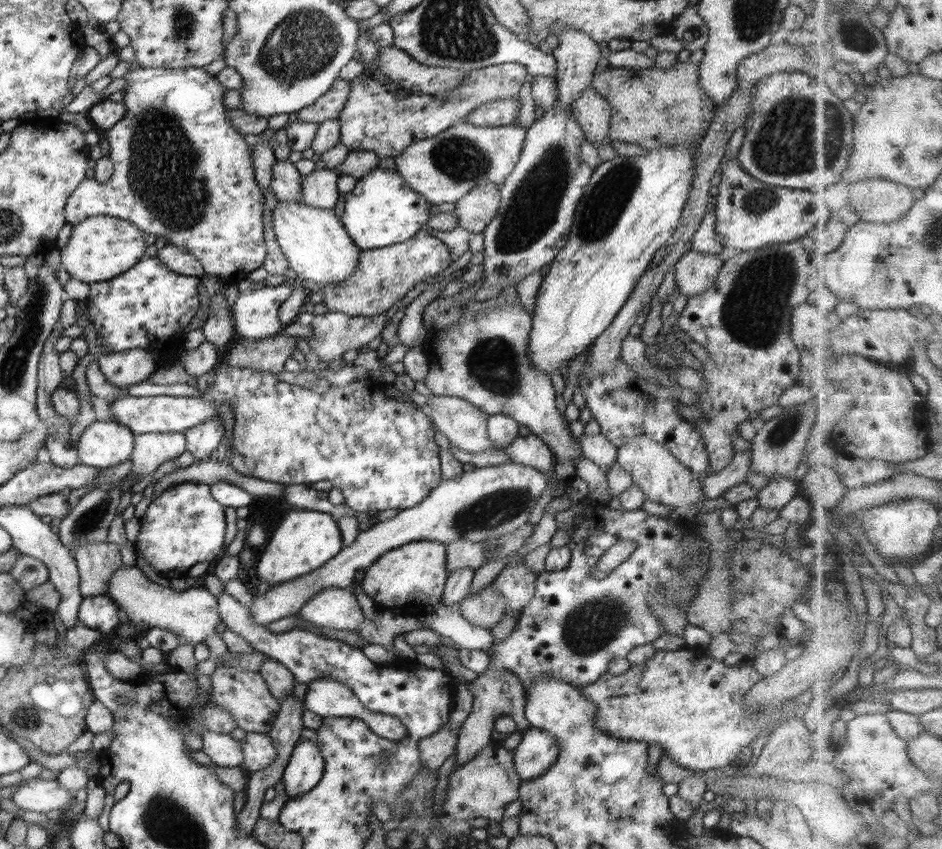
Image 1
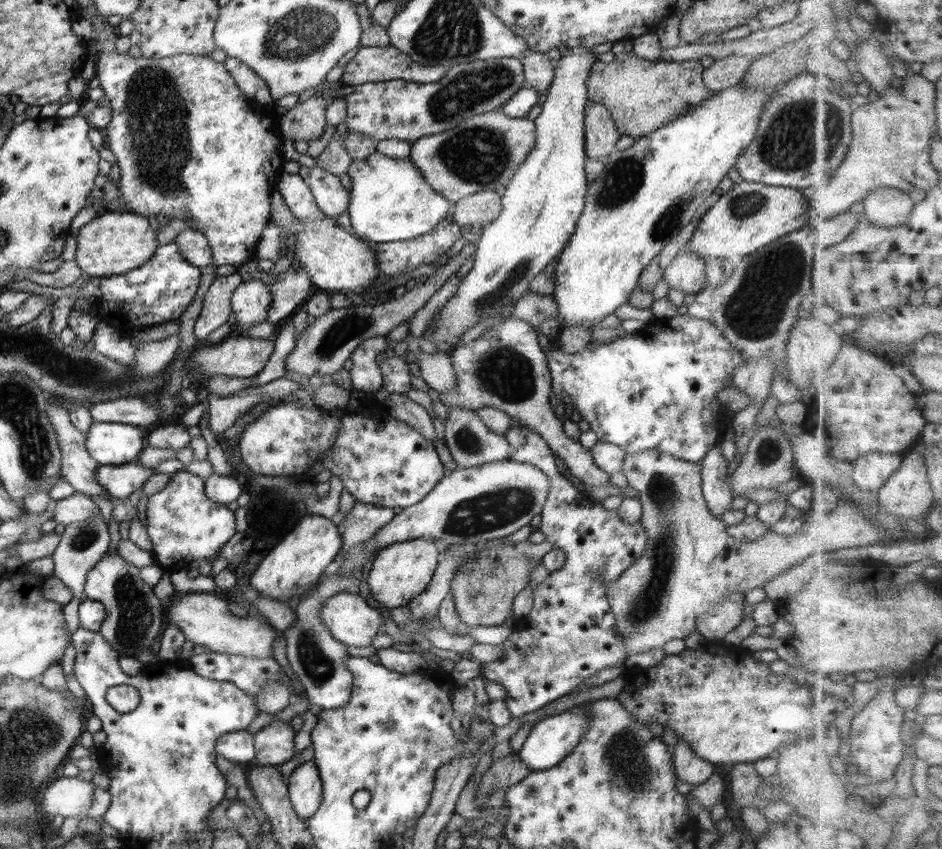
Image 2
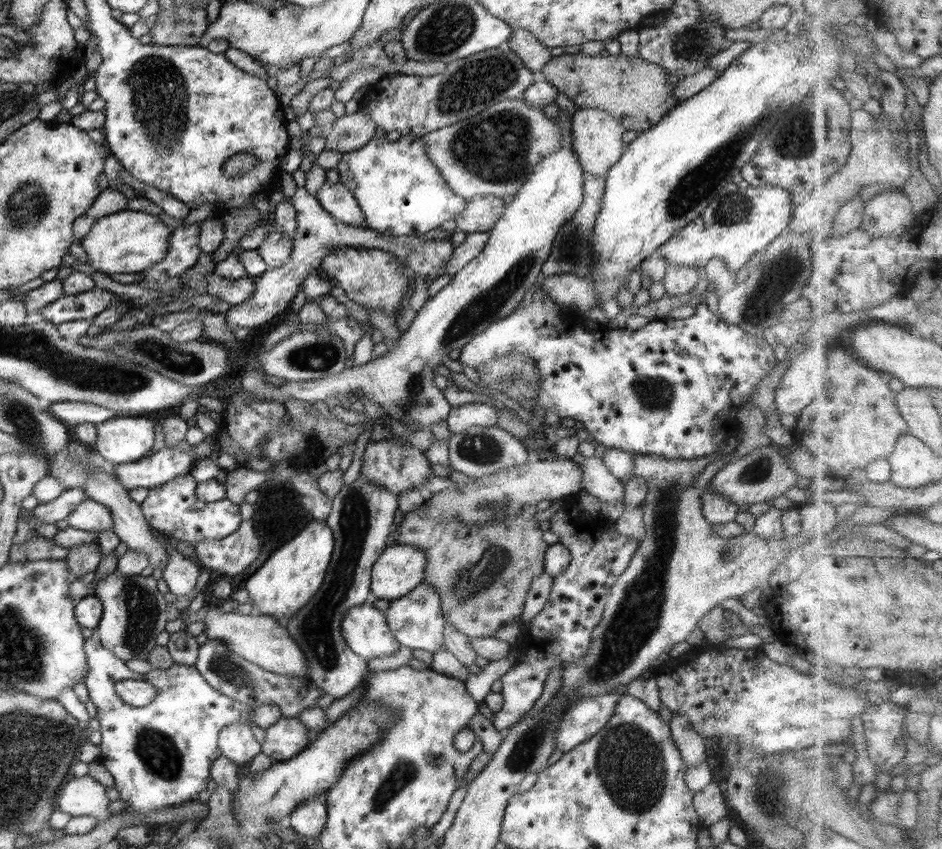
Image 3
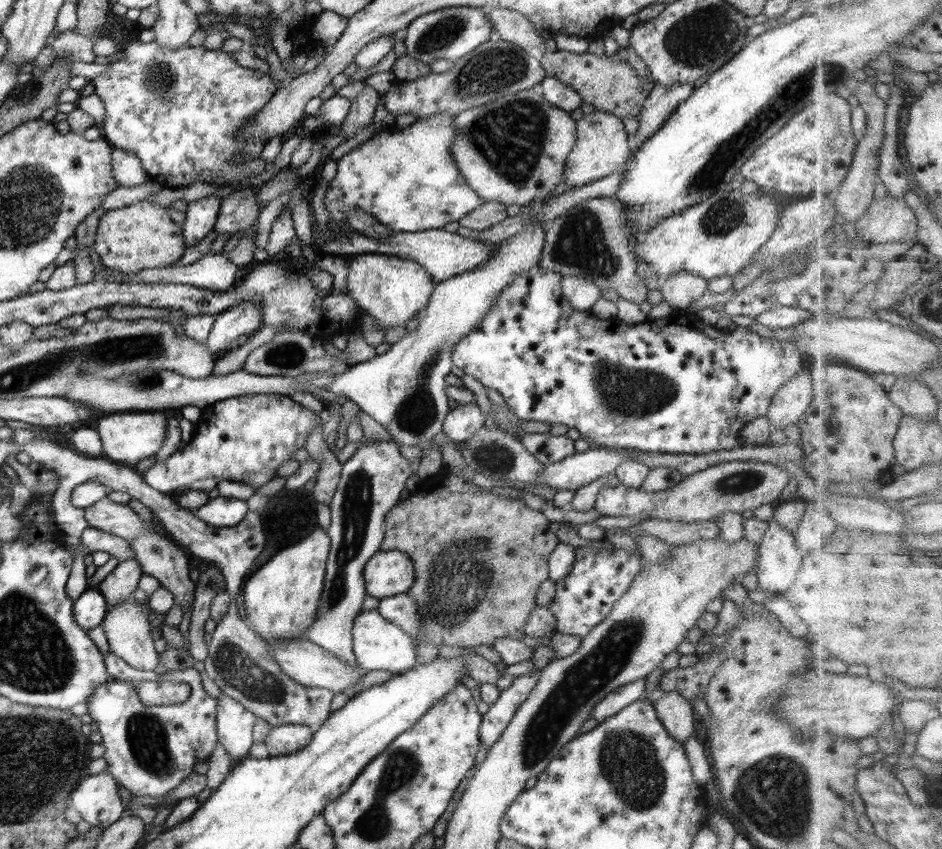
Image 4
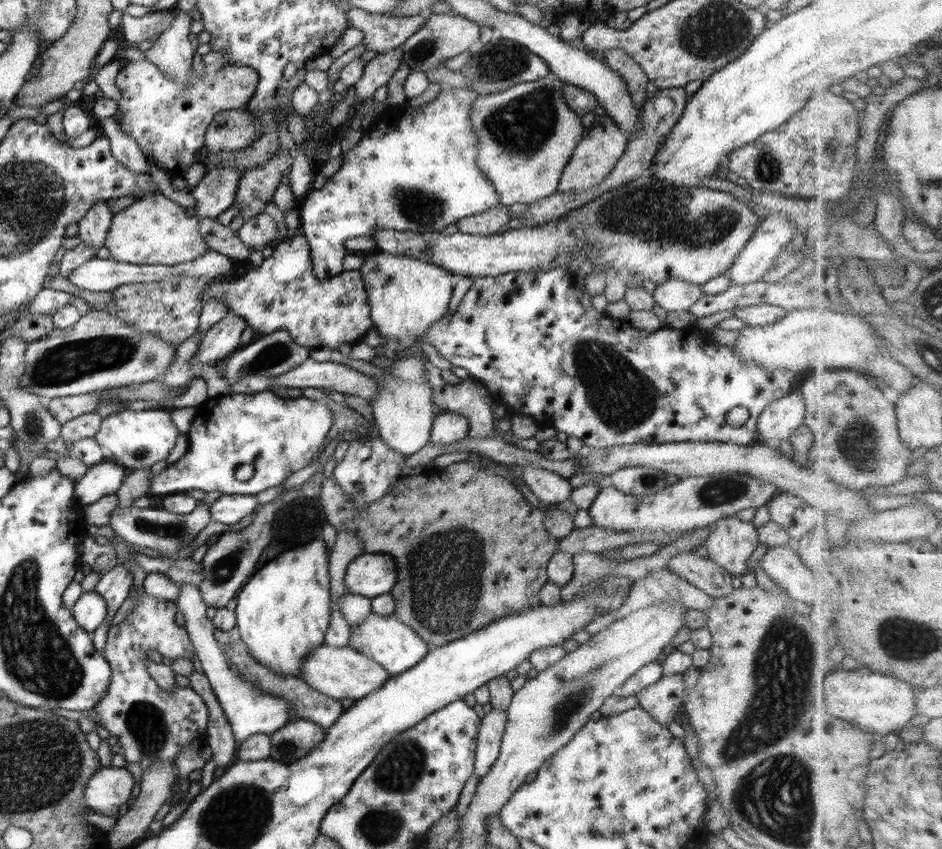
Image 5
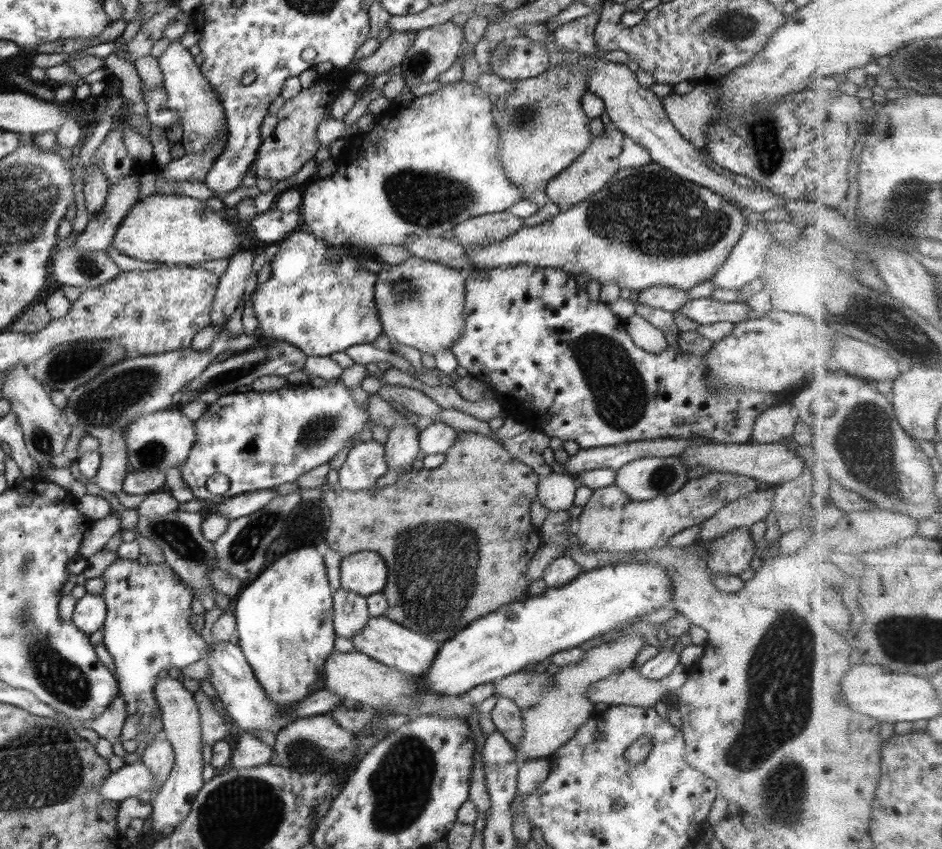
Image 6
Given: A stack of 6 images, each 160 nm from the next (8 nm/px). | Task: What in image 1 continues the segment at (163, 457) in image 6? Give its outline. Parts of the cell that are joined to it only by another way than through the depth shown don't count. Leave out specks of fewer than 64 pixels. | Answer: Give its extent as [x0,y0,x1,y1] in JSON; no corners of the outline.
[77,421,135,468]

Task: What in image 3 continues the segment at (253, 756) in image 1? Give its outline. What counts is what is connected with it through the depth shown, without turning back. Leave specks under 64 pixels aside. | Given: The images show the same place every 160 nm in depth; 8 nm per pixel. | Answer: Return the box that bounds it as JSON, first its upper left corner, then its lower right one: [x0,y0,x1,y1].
[262,717,309,762]

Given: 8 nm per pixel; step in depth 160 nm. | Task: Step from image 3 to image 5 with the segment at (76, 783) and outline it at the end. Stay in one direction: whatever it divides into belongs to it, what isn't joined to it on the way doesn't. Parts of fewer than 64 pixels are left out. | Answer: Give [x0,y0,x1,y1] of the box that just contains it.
[86,766,136,817]

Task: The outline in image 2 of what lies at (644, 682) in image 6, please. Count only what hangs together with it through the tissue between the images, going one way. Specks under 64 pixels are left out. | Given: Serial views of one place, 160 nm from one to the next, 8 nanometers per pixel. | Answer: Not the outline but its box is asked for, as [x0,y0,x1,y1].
[672,739,714,788]

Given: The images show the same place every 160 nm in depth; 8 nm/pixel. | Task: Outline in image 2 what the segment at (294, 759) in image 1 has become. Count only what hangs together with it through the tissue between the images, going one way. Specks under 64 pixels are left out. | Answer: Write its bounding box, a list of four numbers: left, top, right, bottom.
[288,760,323,821]

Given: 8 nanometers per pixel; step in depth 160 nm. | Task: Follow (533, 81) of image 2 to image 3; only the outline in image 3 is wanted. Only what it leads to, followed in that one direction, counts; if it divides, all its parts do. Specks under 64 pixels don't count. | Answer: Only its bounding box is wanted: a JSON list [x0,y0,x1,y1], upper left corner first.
[506,28,552,77]

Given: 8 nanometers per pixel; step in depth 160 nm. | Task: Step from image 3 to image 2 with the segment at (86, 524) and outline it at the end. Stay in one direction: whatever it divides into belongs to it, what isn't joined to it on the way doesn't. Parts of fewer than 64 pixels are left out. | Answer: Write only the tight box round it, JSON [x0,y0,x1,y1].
[50,492,100,525]

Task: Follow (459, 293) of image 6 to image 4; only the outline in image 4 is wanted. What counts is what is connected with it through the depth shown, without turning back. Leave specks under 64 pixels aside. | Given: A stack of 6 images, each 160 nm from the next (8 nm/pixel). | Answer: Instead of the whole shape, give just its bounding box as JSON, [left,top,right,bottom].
[347,253,435,329]

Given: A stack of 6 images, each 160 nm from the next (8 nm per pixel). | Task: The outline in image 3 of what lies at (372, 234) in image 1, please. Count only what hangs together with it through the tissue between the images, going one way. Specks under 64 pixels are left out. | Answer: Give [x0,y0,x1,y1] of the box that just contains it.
[336,135,468,236]

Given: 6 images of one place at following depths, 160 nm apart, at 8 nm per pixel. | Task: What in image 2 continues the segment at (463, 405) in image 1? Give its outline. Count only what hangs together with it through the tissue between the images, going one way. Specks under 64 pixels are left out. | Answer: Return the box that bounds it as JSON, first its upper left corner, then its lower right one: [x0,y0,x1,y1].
[445,406,511,468]

